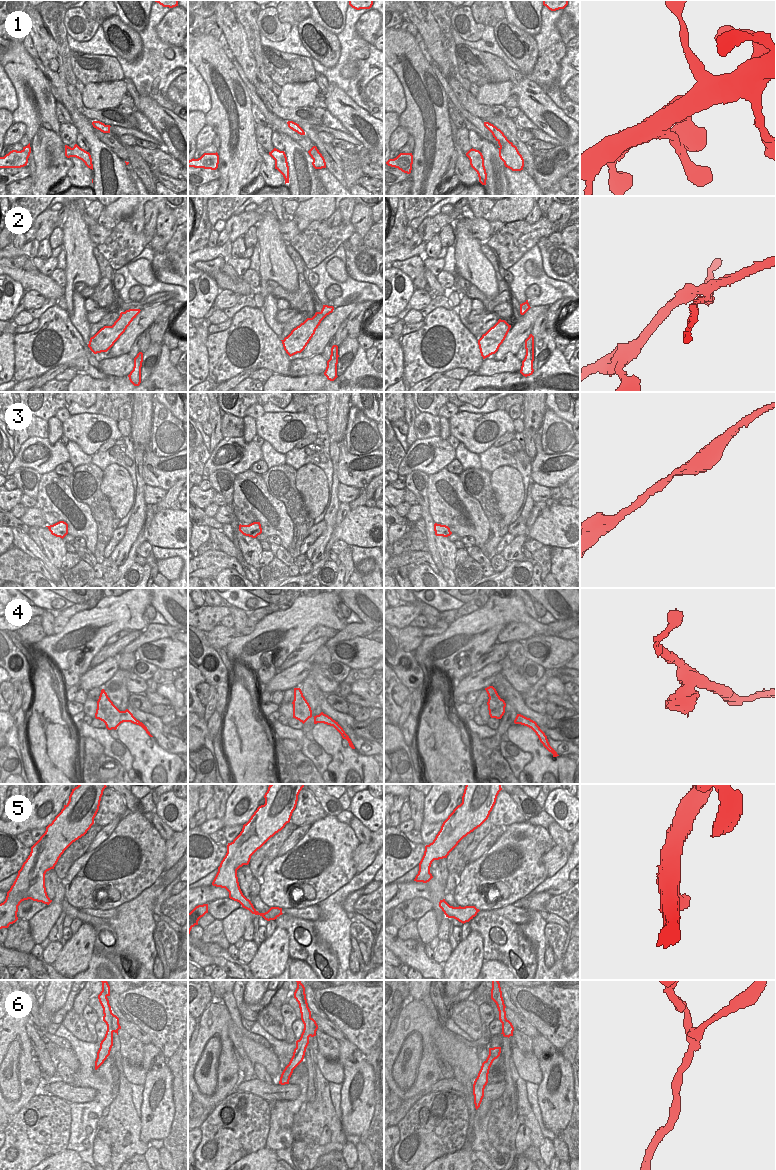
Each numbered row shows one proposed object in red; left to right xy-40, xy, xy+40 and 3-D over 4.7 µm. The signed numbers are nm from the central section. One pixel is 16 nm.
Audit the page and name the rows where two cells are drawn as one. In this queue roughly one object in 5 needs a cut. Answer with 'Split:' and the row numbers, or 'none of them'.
Split: 2, 6

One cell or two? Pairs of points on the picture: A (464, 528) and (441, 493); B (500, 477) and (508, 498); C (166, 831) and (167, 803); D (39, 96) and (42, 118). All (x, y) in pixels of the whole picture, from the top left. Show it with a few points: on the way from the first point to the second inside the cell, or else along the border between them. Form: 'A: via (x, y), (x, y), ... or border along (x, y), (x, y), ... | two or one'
A: via (464, 519), (448, 502) | one
B: via (505, 482), (508, 487), (508, 493) | one
C: border along (154, 811), (174, 831) | two
D: via (39, 101), (39, 113) | one

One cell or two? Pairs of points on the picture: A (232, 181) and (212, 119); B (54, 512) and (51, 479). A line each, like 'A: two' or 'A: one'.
A: one
B: one

